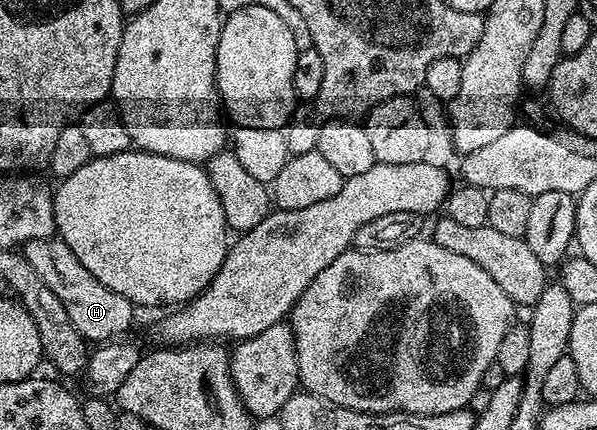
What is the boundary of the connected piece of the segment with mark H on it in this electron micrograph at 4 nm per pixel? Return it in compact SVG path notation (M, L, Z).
M59 237L47 239L36 239L24 244L23 254L27 261L31 263L35 272L43 279L44 284L51 289L67 309L67 314L71 319L81 337L93 345L100 345L110 341L117 341L121 335L133 323L133 311L135 305L127 297L119 297L103 281L99 281L71 253L71 249Z

